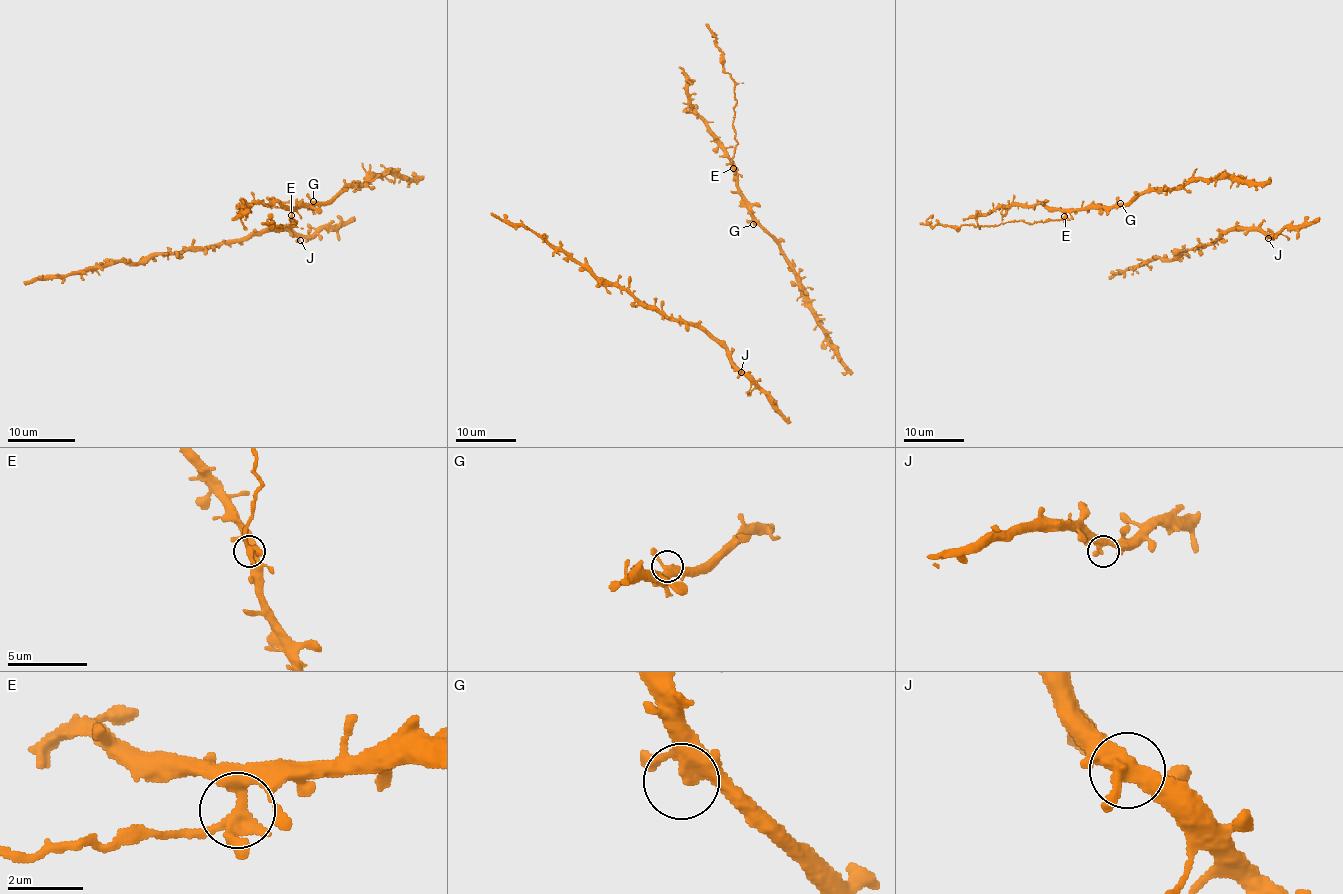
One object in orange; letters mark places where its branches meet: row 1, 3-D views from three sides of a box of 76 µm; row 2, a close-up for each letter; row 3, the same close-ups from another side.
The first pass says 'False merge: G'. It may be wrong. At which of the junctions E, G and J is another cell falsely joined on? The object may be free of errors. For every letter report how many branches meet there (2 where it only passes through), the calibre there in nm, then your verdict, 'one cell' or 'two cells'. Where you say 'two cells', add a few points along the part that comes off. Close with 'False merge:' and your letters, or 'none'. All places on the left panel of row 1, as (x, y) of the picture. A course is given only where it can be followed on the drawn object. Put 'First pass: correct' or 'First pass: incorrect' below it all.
E: branches 4; calibre 300 nm; two cells; course (291, 215), (293, 226), (261, 223)
G: branches 4; calibre 360 nm; one cell
J: branches 3; calibre 280 nm; one cell
False merge: E
First pass: incorrect

